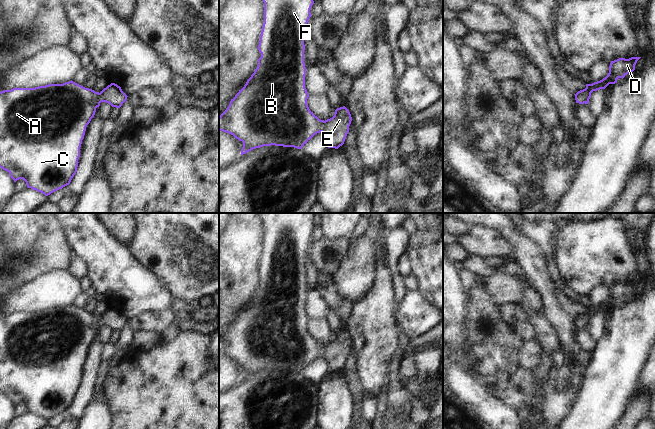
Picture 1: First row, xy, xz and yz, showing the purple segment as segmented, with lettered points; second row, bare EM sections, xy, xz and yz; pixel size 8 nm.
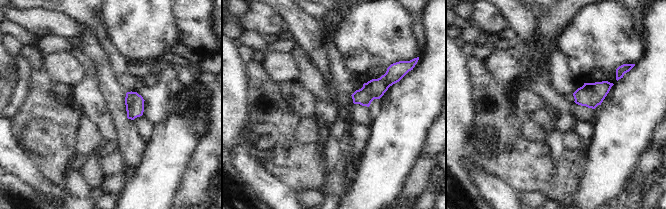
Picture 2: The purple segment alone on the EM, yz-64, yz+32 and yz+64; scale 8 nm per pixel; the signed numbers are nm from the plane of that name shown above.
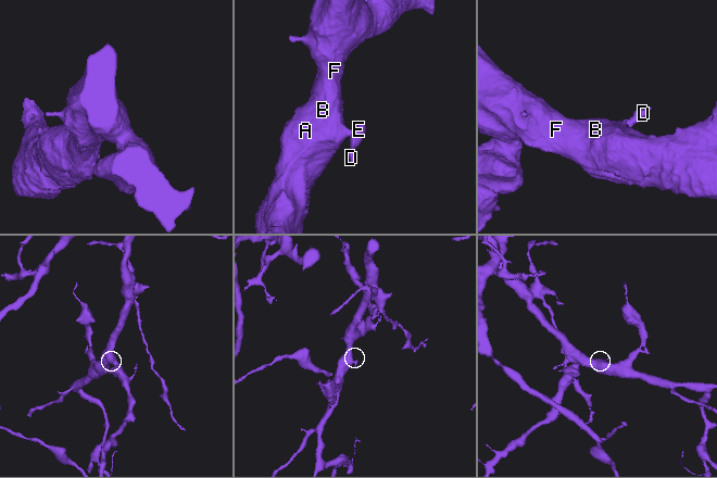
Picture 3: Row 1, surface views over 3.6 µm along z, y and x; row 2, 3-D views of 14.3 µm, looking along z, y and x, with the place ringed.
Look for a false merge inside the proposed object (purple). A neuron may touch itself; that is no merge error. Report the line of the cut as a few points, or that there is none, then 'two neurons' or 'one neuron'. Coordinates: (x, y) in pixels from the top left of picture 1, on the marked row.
no cut; one neuron

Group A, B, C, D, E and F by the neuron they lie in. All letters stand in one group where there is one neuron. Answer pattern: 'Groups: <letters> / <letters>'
Groups: A B C D E F

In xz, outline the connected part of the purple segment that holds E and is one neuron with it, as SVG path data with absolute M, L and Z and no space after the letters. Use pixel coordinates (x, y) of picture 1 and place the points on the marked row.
M263 0L264 23L260 35L258 50L261 57L254 73L244 87L231 99L227 109L219 116L219 130L233 135L243 142L241 155L263 146L283 146L302 149L317 133L322 133L328 141L328 148L338 149L344 144L352 121L349 110L343 106L335 110L334 116L320 120L310 111L305 88L306 67L304 63L304 30L311 17L310 9L313 0Z

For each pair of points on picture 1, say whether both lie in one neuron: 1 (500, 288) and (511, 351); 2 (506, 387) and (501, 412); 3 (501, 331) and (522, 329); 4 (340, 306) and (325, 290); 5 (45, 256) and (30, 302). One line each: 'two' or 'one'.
1: two
2: two
3: two
4: one
5: two

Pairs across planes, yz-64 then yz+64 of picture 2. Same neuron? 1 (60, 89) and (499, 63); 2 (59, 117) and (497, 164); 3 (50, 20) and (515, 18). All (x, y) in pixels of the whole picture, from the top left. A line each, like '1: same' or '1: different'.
1: different
2: different
3: different

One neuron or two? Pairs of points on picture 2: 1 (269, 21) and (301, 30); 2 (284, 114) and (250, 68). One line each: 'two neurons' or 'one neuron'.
1: two neurons
2: one neuron

